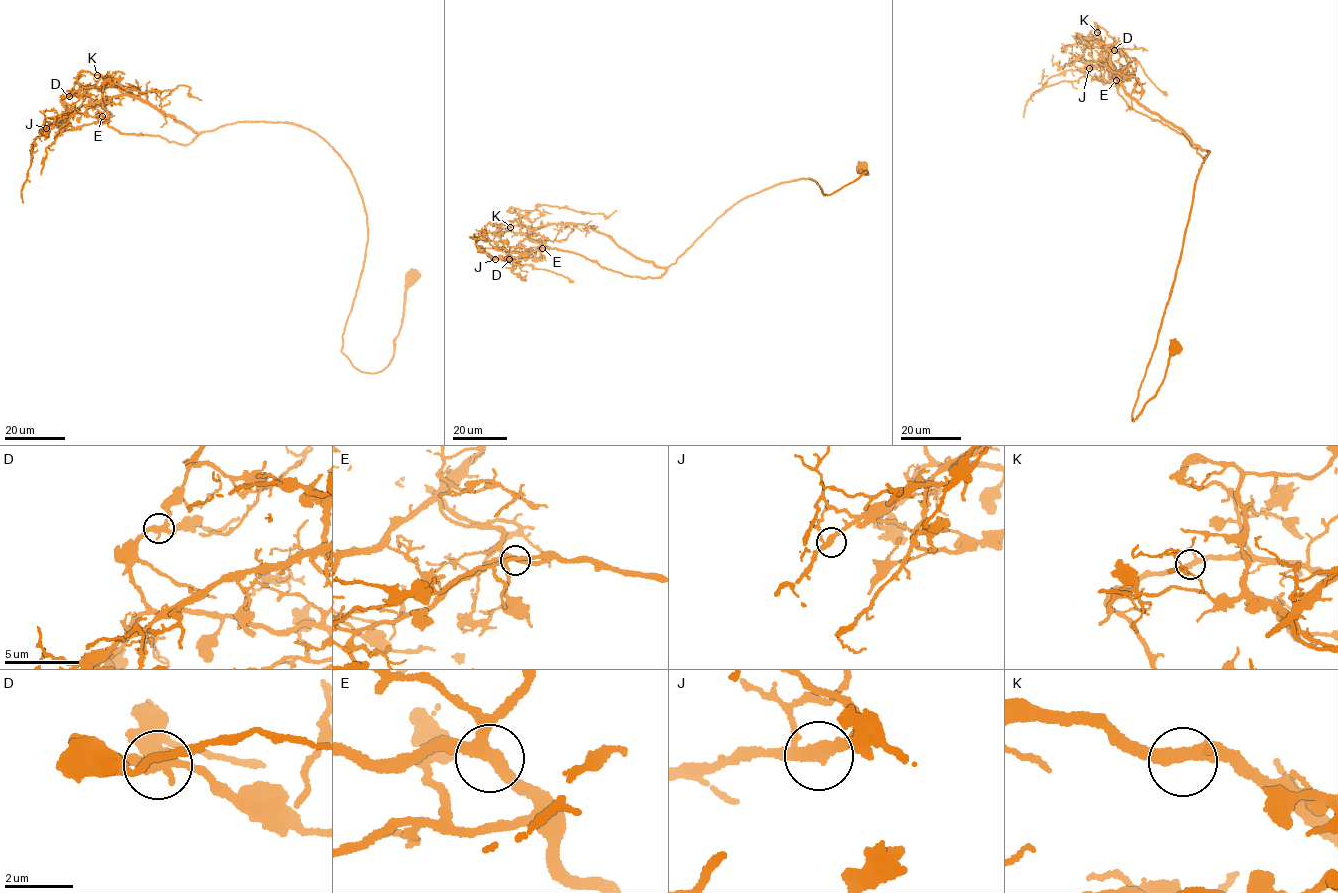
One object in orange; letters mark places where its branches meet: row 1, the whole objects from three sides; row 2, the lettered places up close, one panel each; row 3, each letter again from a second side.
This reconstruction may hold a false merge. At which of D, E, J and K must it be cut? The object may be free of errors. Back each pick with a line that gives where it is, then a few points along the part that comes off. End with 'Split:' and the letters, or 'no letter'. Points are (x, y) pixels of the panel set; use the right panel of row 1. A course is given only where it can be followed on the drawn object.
Split: no letter

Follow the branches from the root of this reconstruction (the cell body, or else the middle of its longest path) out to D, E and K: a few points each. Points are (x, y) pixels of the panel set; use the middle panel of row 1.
D: (861, 169), (869, 174), (828, 195), (808, 178), (751, 194), (659, 277), (628, 276), (549, 248), (508, 259)
E: (861, 169), (869, 174), (828, 195), (808, 178), (751, 194), (659, 277), (628, 276), (542, 248)
K: (861, 169), (869, 174), (828, 195), (808, 178), (751, 194), (667, 267), (641, 261), (582, 225), (510, 227)

